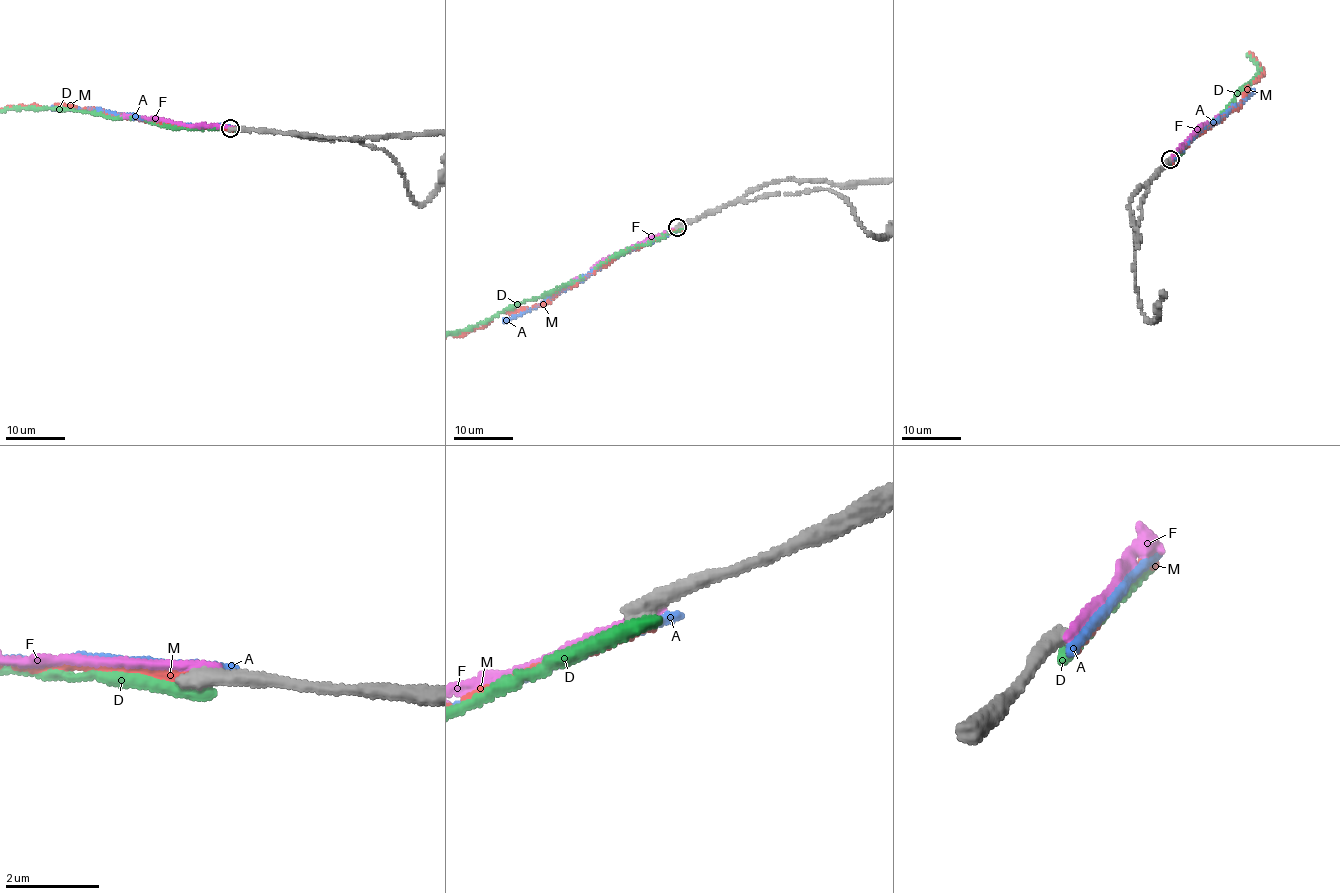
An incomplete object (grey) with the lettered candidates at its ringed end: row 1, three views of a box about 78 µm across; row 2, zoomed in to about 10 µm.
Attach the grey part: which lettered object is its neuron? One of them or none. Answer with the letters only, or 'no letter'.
no letter

